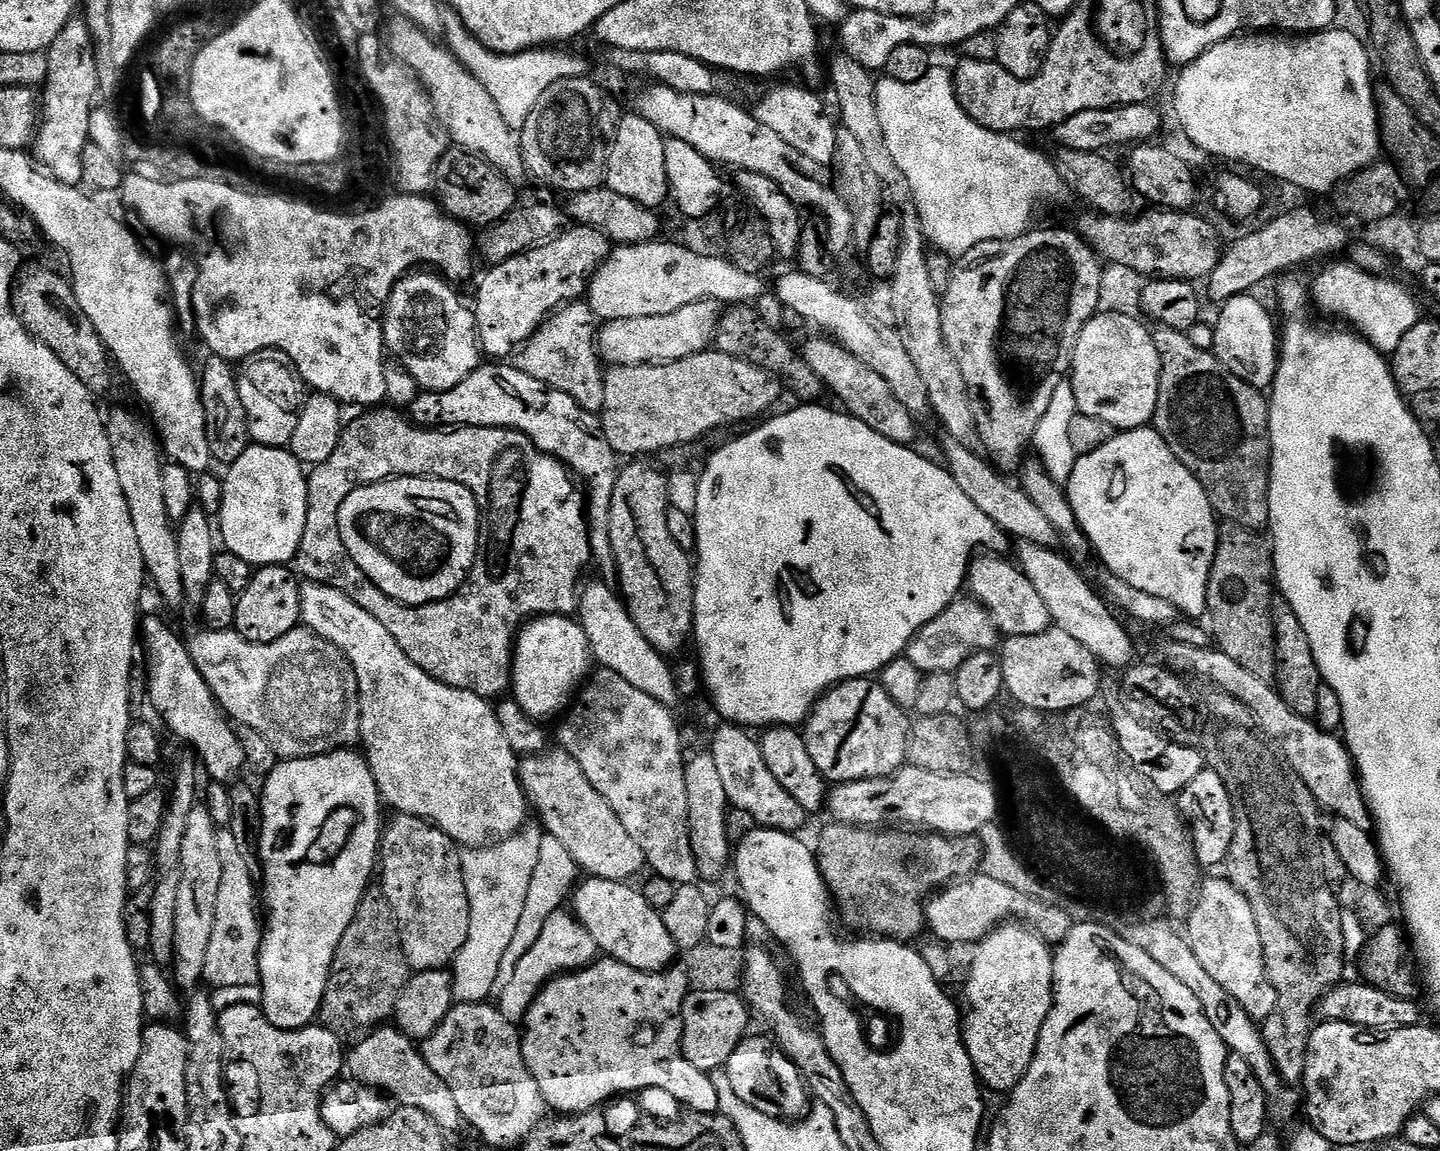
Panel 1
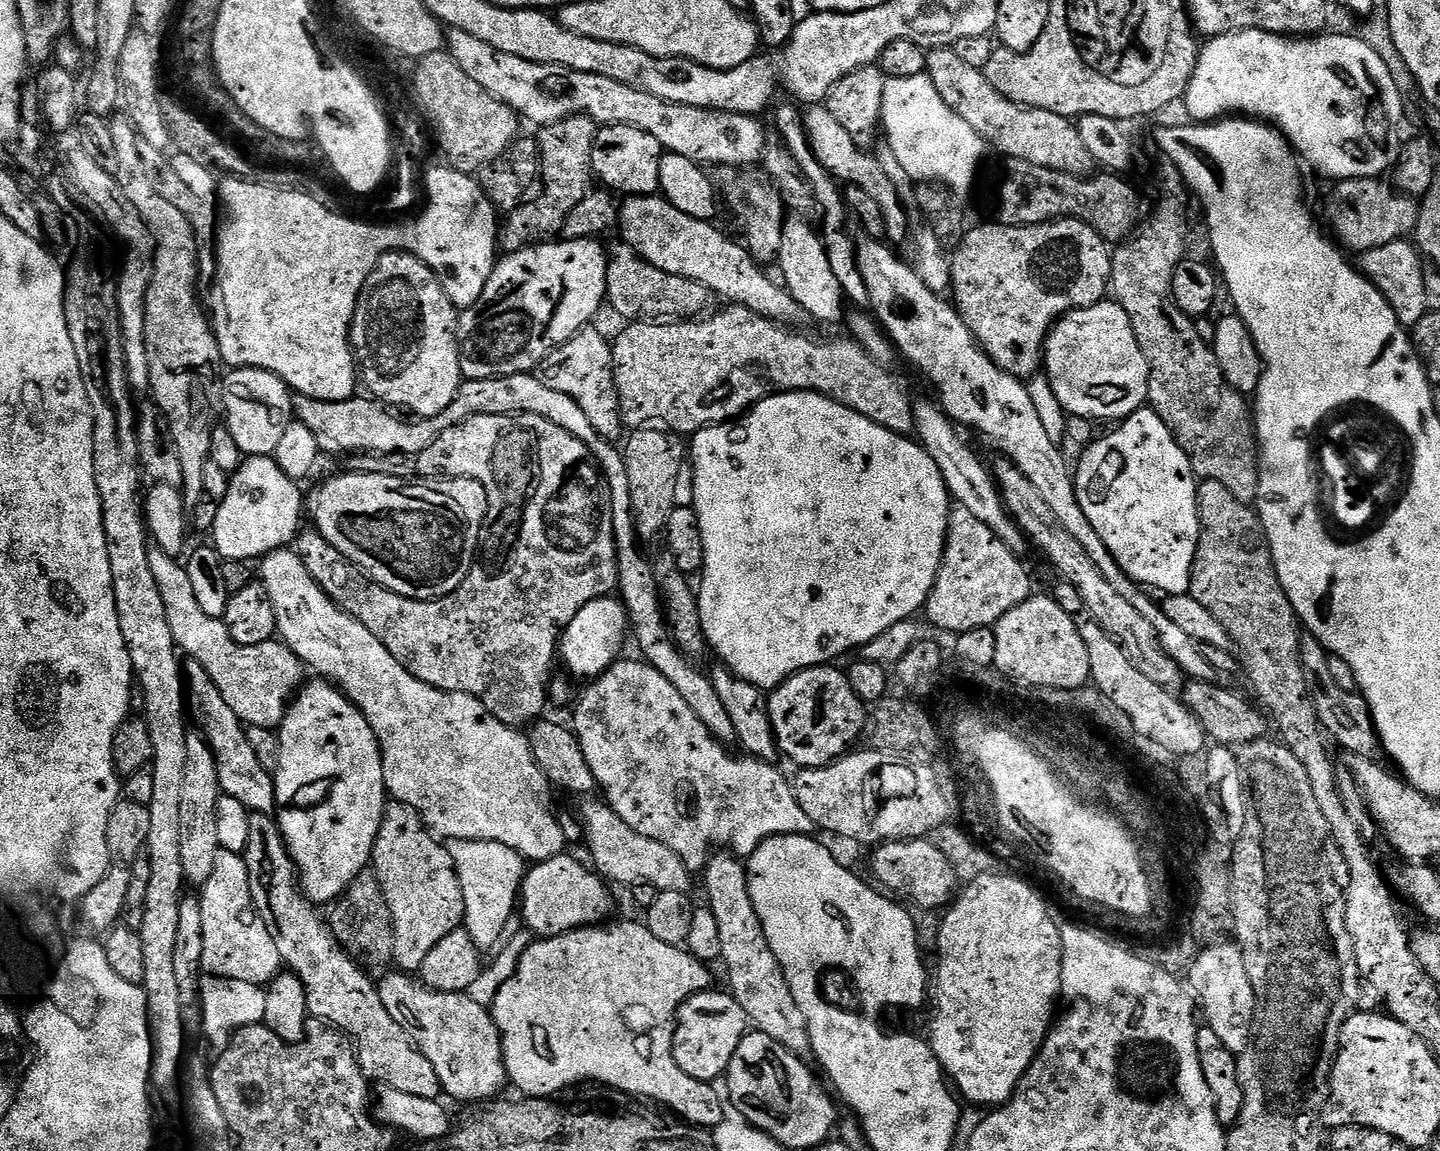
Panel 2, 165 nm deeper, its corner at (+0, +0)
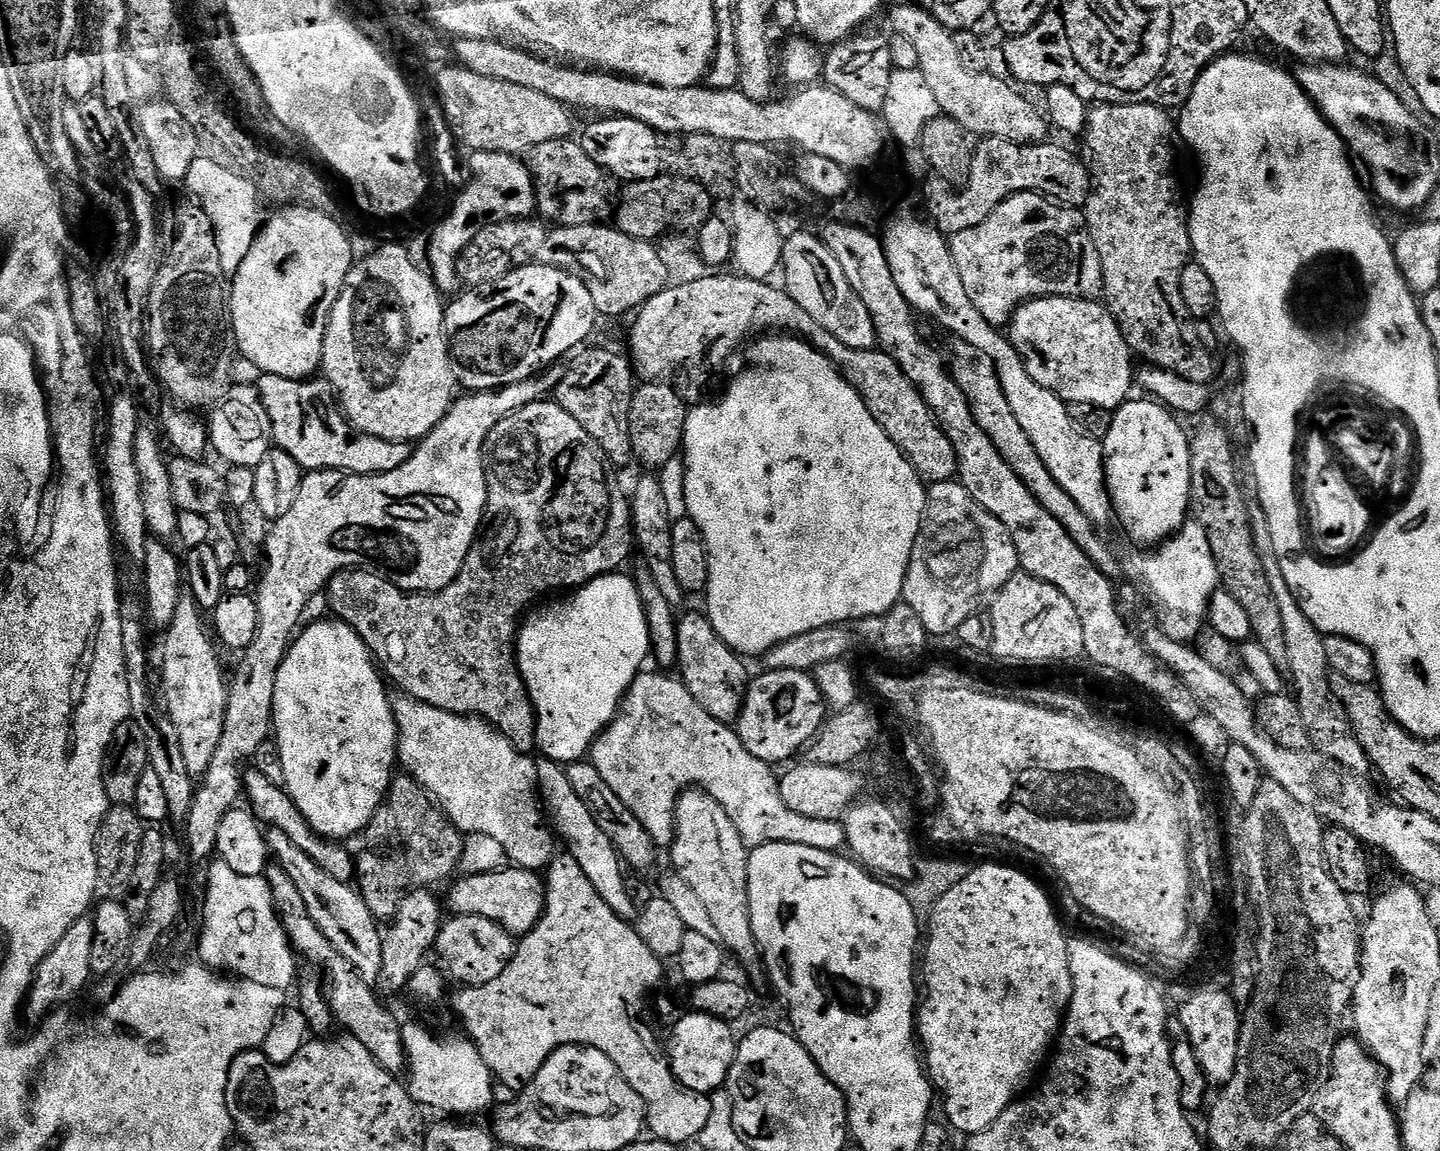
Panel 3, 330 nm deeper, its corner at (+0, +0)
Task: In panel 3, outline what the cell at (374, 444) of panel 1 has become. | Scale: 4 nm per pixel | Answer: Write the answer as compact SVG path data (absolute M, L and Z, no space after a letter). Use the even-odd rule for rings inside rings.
M545 398L525 408L519 408L513 416L507 416L502 422L498 422L498 426L494 426L494 430L490 430L484 450L488 473L486 519L476 541L472 543L470 554L465 558L462 570L455 582L443 588L441 592L421 594L402 591L397 584L390 582L378 572L349 570L338 573L328 583L326 597L328 596L328 604L332 607L331 615L344 624L349 624L358 633L364 645L372 651L373 657L382 665L383 675L391 683L393 680L400 687L399 691L403 695L459 716L478 716L481 720L488 721L493 728L497 728L519 752L532 754L537 751L536 711L532 705L532 699L528 697L520 668L516 665L516 637L520 635L522 617L529 611L527 608L535 600L540 600L543 596L550 595L551 592L561 591L560 593L563 593L565 590L582 588L590 581L597 580L599 576L610 576L623 569L620 567L627 562L628 555L634 552L630 500L626 492L615 484L615 474L617 475L617 473L614 471L613 465L609 464L608 455L598 446L598 442L594 442L594 438L590 438L590 434L586 434L586 430L582 430L582 426L578 426L578 422L574 422L574 418L570 418L570 414L566 414L566 410L562 410L561 405L551 399Z

